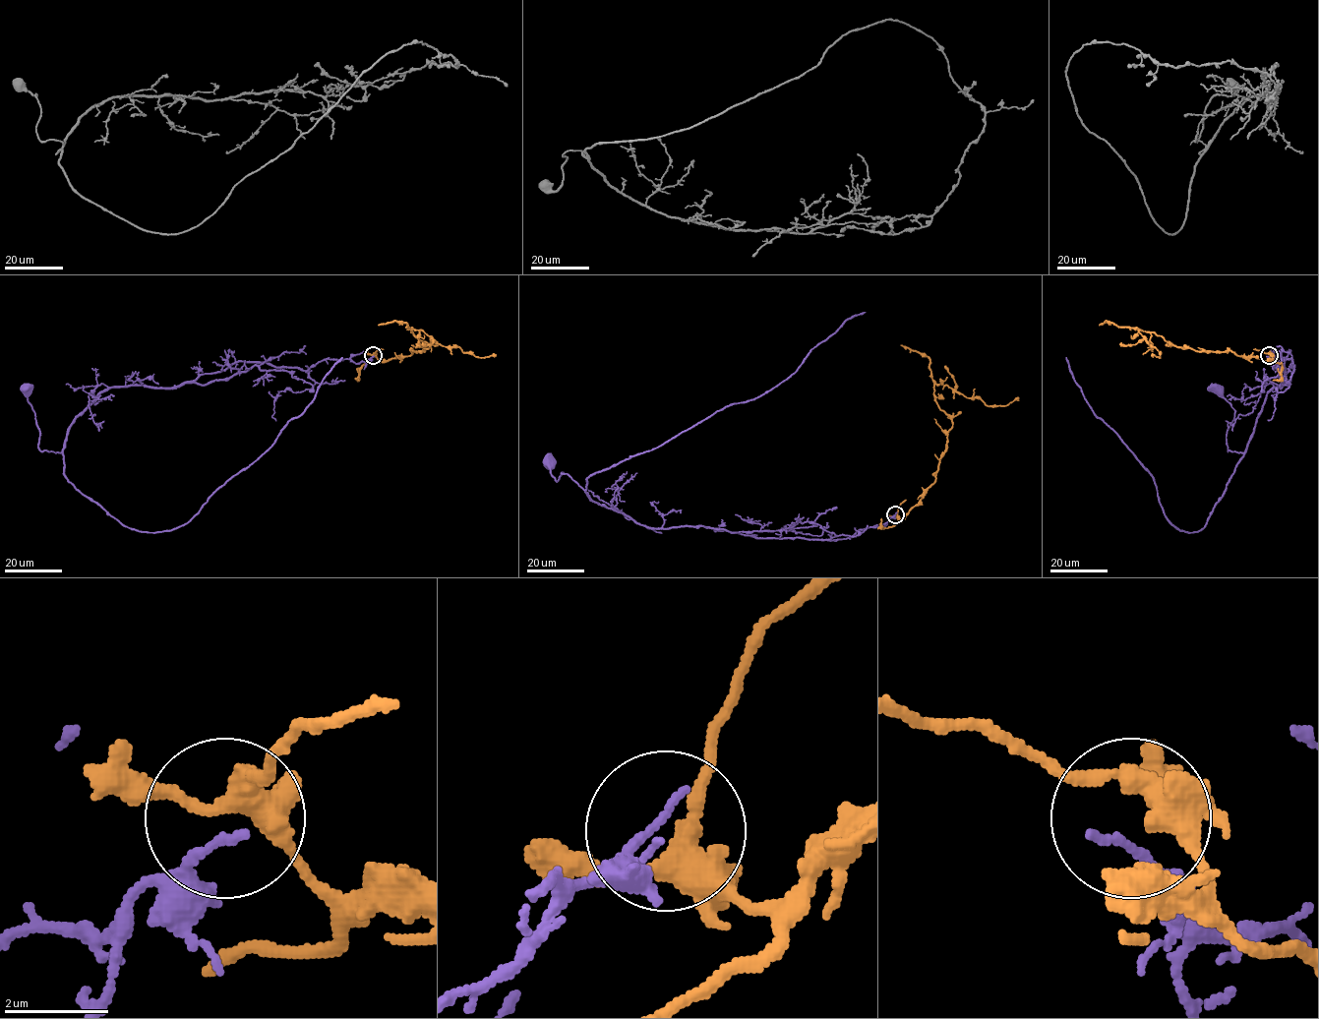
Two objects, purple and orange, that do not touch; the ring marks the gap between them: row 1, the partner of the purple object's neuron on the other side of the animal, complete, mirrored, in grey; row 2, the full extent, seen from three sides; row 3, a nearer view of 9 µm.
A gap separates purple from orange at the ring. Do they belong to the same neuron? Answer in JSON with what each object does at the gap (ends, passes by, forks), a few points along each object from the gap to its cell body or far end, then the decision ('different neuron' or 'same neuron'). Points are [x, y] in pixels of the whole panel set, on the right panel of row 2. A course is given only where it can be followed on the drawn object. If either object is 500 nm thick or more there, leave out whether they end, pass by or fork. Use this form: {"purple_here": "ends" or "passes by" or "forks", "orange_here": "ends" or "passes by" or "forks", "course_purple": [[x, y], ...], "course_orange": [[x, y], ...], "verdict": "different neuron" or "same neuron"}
{"purple_here": "ends", "orange_here": "forks", "course_purple": [[1268, 356], [1291, 359], [1294, 370], [1291, 361], [1267, 394], [1243, 452], [1228, 450], [1234, 411], [1218, 388]], "course_orange": [[1270, 355], [1273, 359], [1263, 361], [1226, 350], [1196, 351], [1175, 347], [1138, 329], [1160, 358], [1151, 355]], "verdict": "same neuron"}

